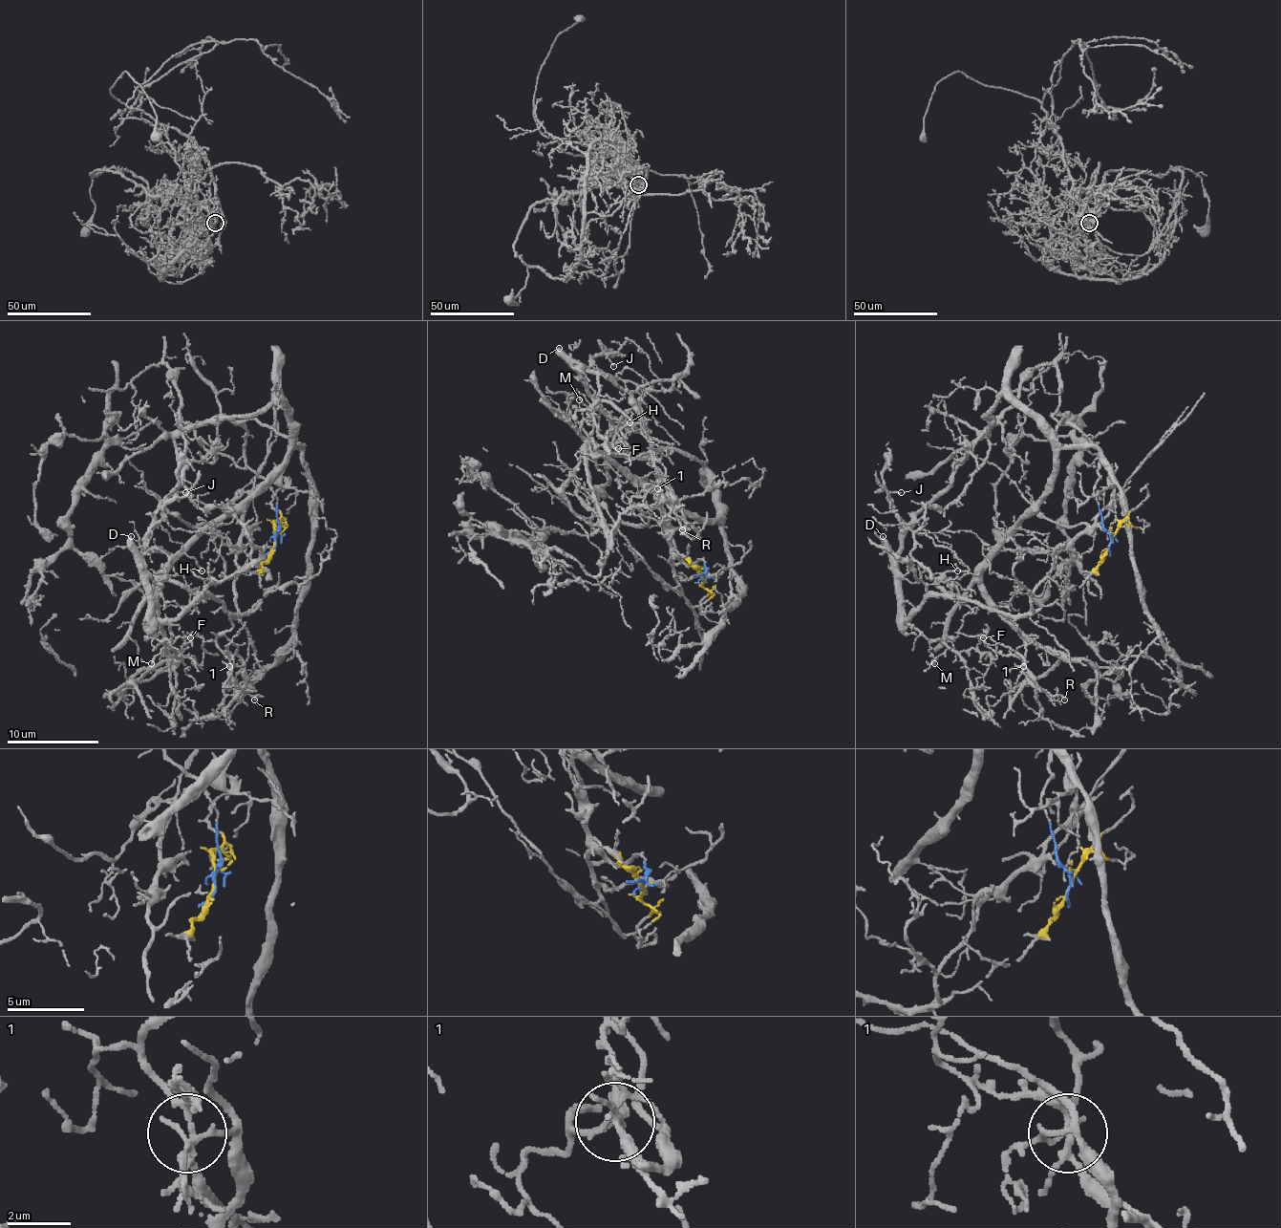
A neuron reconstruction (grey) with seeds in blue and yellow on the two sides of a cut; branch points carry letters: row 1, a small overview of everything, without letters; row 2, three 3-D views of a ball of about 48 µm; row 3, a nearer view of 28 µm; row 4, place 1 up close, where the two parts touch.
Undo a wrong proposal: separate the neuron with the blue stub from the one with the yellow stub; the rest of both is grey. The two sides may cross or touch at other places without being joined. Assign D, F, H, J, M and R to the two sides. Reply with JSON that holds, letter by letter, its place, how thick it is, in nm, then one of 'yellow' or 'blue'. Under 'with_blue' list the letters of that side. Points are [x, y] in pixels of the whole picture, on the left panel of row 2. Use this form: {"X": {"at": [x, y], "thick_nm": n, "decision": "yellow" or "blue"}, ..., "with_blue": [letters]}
{"D": {"at": [131, 536], "thick_nm": 380, "decision": "yellow"}, "F": {"at": [190, 637], "thick_nm": 130, "decision": "yellow"}, "H": {"at": [202, 570], "thick_nm": 140, "decision": "yellow"}, "J": {"at": [185, 492], "thick_nm": 130, "decision": "yellow"}, "M": {"at": [151, 663], "thick_nm": 170, "decision": "yellow"}, "R": {"at": [254, 700], "thick_nm": 100, "decision": "yellow"}, "with_blue": []}

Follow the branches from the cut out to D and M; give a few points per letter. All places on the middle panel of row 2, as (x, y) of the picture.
D: (703, 575), (690, 561), (687, 549), (696, 529), (652, 461), (652, 446), (632, 398), (559, 348)
M: (703, 575), (690, 561), (696, 529), (652, 461), (641, 415), (628, 394), (600, 376), (591, 413), (580, 398)

